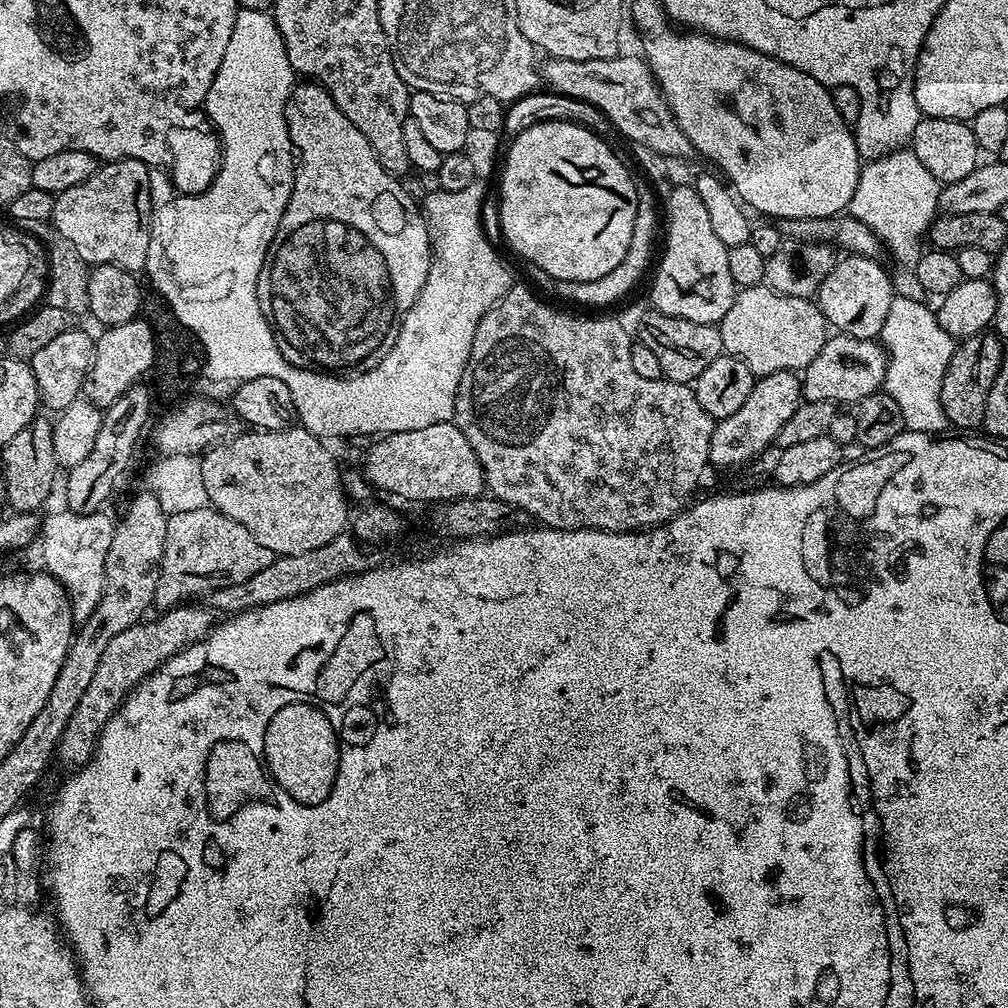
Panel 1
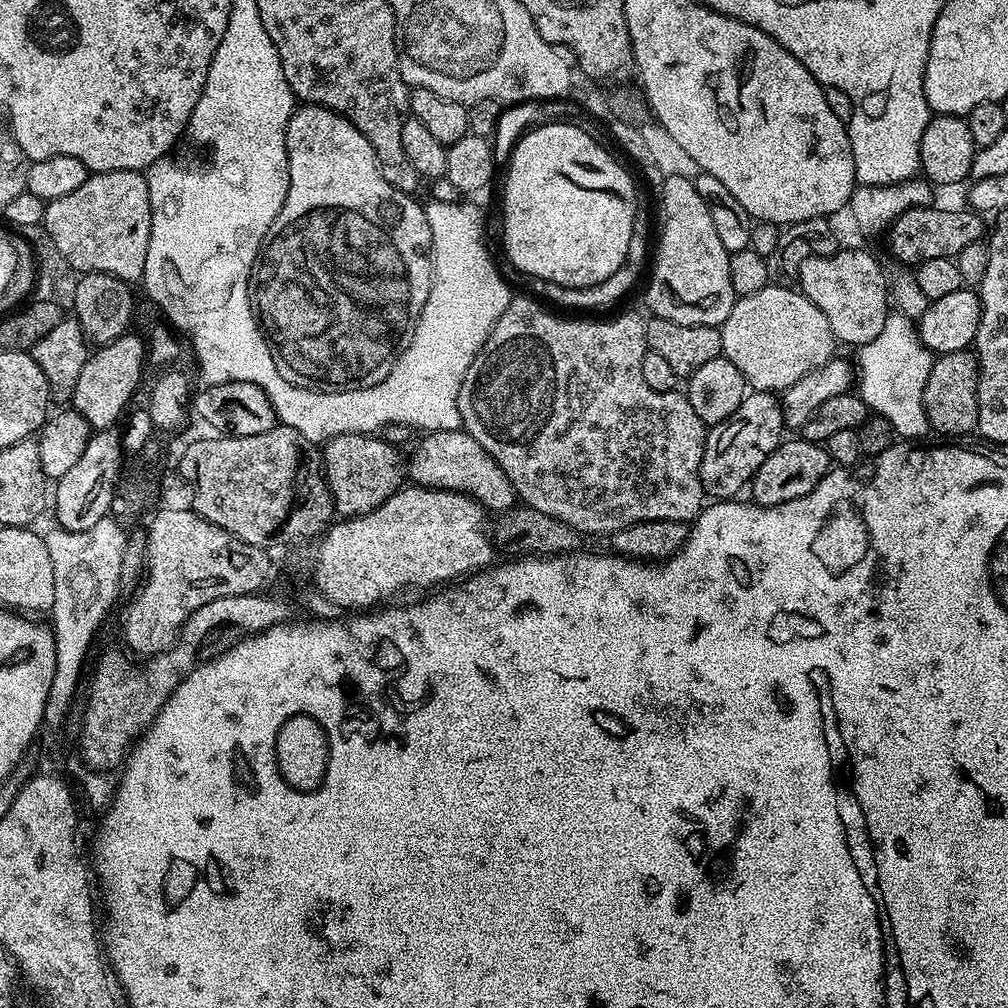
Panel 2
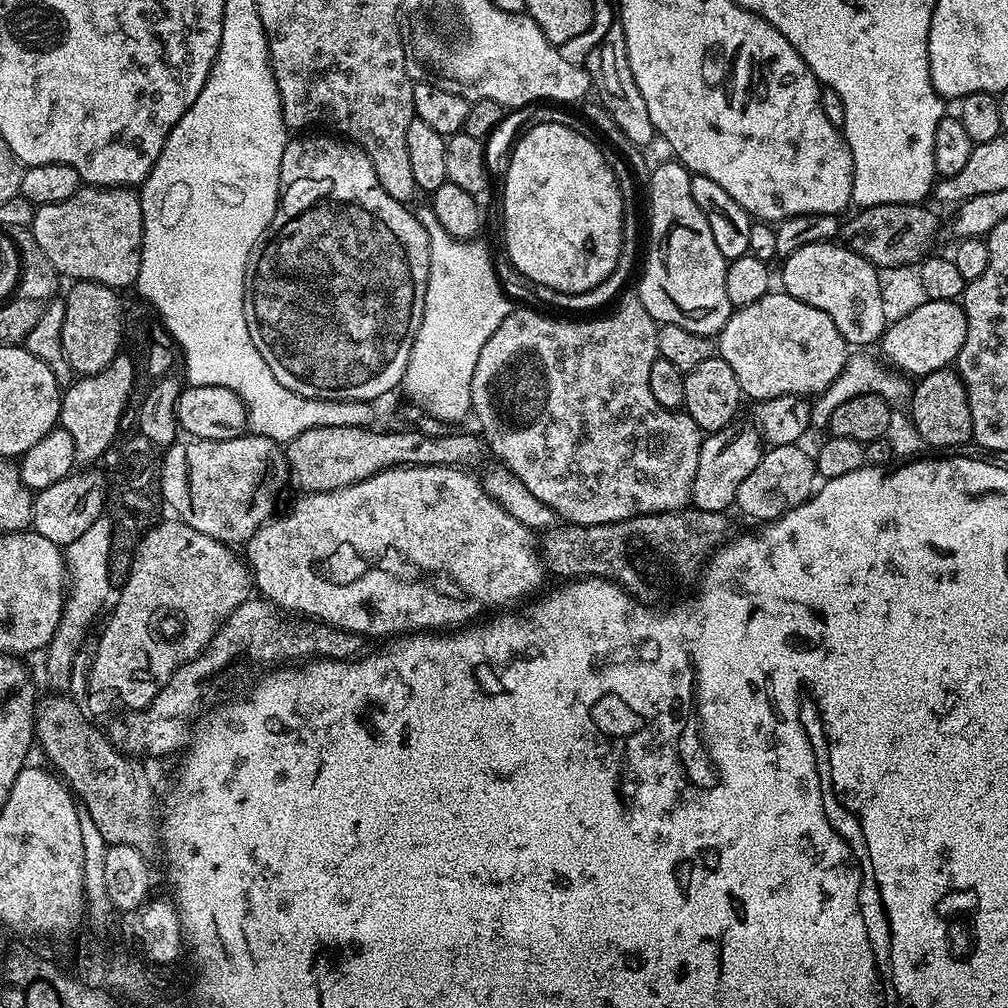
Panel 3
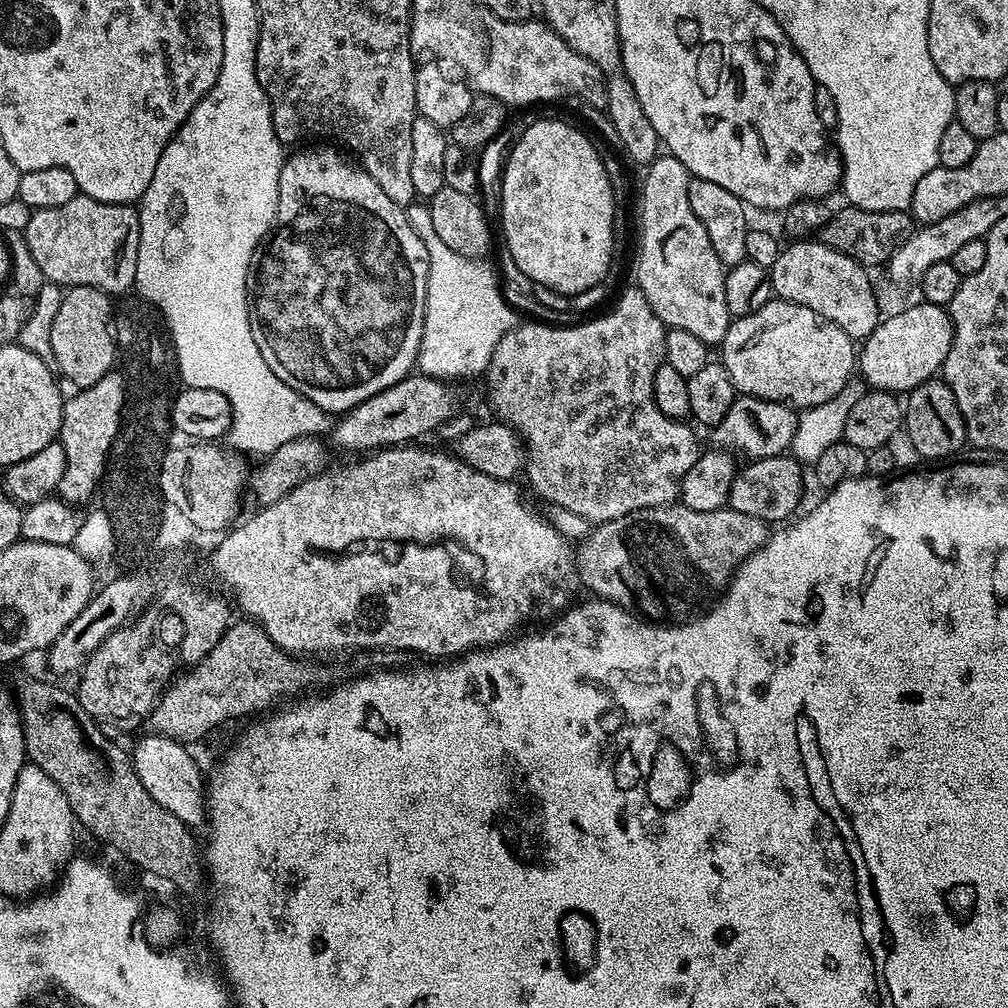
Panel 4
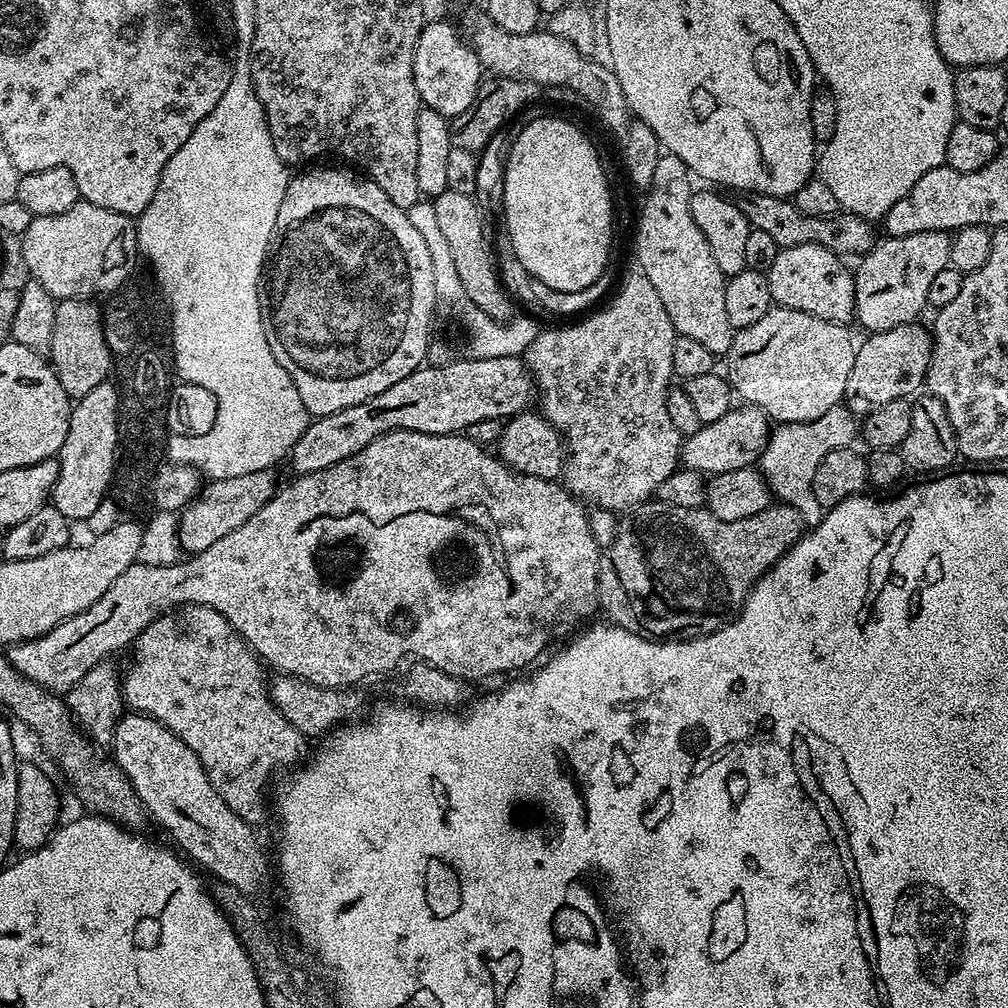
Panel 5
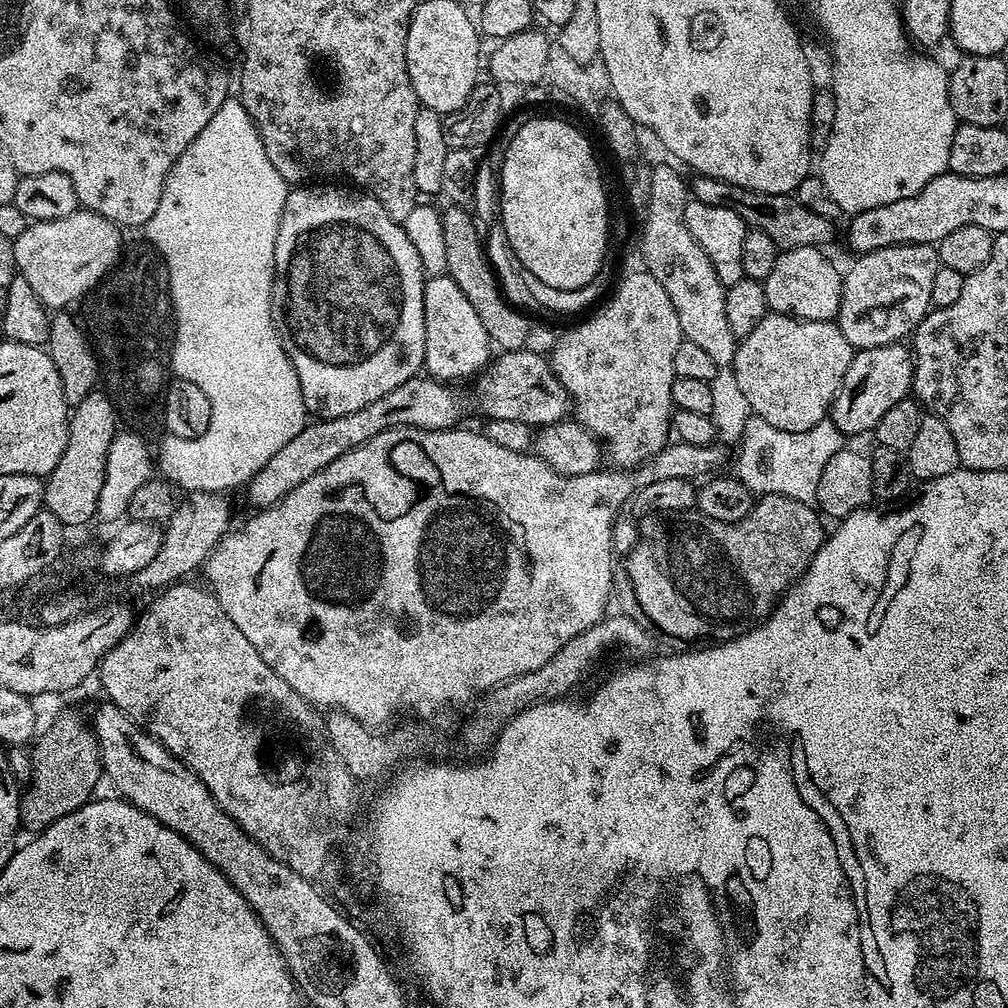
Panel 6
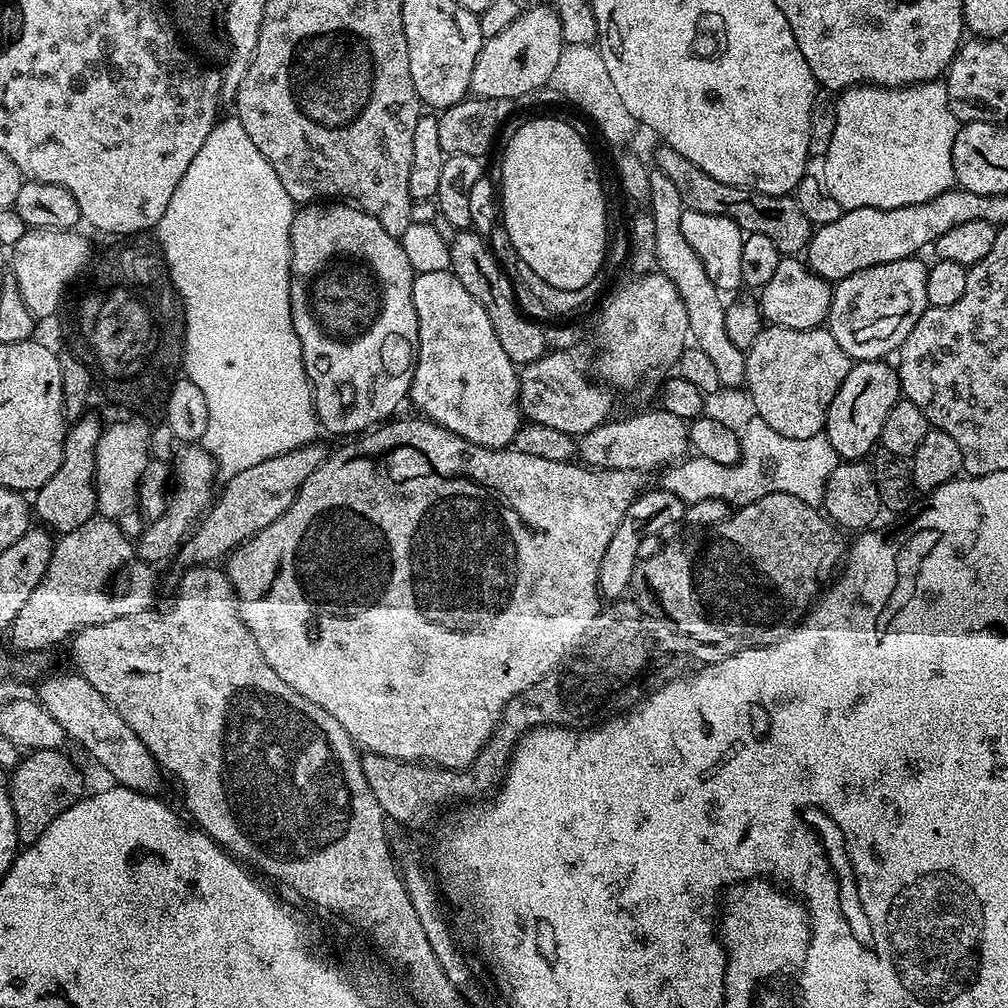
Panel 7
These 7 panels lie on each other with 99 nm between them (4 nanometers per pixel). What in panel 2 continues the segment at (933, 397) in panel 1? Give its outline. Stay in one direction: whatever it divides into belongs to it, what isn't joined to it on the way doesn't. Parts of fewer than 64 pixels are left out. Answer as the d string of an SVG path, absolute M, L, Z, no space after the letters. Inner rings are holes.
M889 313L878 337L861 345L858 352L856 386L868 408L886 417L893 433L901 439L916 442L929 435L931 428L926 418L924 394L934 356L921 342L913 319L907 313Z

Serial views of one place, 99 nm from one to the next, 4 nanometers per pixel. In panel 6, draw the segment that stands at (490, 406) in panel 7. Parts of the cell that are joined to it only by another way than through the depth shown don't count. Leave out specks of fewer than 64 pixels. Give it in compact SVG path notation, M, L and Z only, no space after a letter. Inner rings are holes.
M445 274L425 279L424 321L426 346L423 371L429 377L441 382L453 382L452 380L464 380L467 376L475 377L487 369L494 348L486 334L486 326L482 326L474 306L470 306L466 294L458 290L451 276Z

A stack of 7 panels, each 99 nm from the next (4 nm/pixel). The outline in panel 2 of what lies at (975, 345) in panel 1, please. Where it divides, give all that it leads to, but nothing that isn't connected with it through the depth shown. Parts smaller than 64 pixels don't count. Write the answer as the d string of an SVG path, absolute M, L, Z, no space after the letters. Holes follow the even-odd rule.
M972 350L945 352L934 359L930 376L926 381L924 394L926 418L933 433L941 432L944 436L964 436L967 432L975 433L978 422L978 378L980 364Z

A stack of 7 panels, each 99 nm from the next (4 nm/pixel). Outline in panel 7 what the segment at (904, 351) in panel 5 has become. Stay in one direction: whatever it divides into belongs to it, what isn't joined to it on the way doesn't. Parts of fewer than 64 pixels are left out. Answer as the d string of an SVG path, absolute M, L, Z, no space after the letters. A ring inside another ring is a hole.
M884 360L853 363L842 386L838 386L838 394L834 394L834 402L830 402L828 416L824 419L823 434L841 461L863 461L879 445L882 422L886 422L886 414L890 414L901 396L900 378L893 365L891 368Z

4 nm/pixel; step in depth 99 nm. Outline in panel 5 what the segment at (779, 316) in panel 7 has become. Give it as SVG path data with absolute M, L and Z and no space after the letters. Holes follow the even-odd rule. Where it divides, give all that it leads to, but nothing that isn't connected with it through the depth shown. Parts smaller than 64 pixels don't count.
M817 244L782 248L778 258L774 258L774 266L770 266L770 270L766 273L773 305L790 310L802 310L806 314L814 314L823 320L847 325L853 319L856 310L856 278L850 268L848 272L848 268L844 264L847 263L836 253Z

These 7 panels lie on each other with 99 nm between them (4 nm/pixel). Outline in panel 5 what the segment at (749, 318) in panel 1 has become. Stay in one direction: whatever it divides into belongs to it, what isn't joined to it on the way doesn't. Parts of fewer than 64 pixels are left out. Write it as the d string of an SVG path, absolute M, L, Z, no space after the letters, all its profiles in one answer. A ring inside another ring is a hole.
M773 306L754 326L739 329L728 347L727 379L744 404L761 408L781 425L820 418L844 400L850 370L854 370L857 345L843 324Z

